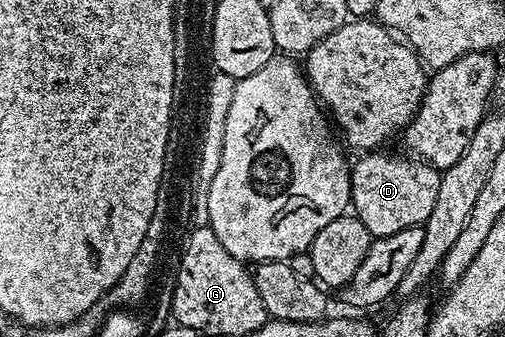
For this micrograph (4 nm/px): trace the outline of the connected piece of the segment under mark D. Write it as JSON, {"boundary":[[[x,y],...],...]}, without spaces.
{"boundary":[[[366,152],[350,171],[350,200],[352,214],[368,228],[371,239],[392,236],[392,232],[404,232],[404,228],[423,225],[440,193],[440,171],[413,156],[401,158],[398,154]]]}

